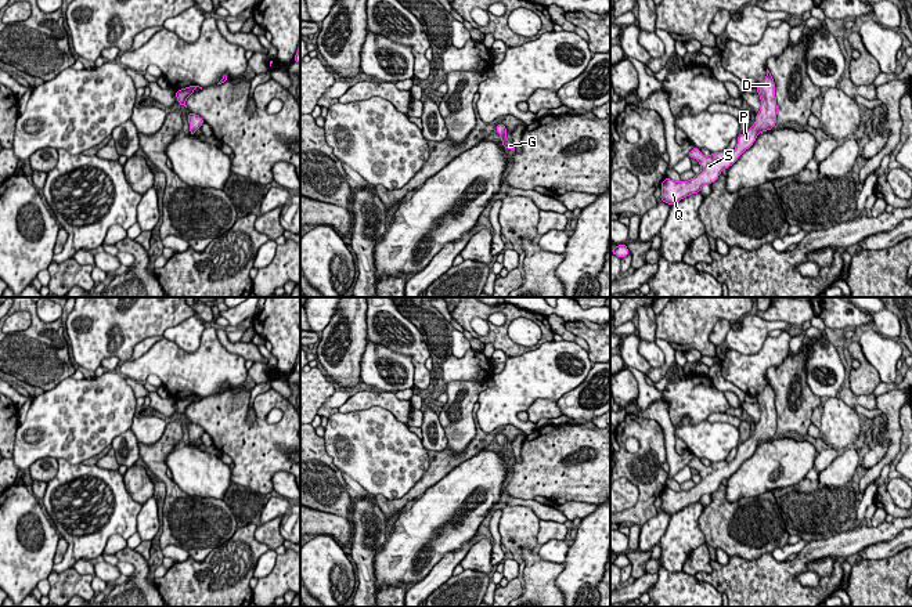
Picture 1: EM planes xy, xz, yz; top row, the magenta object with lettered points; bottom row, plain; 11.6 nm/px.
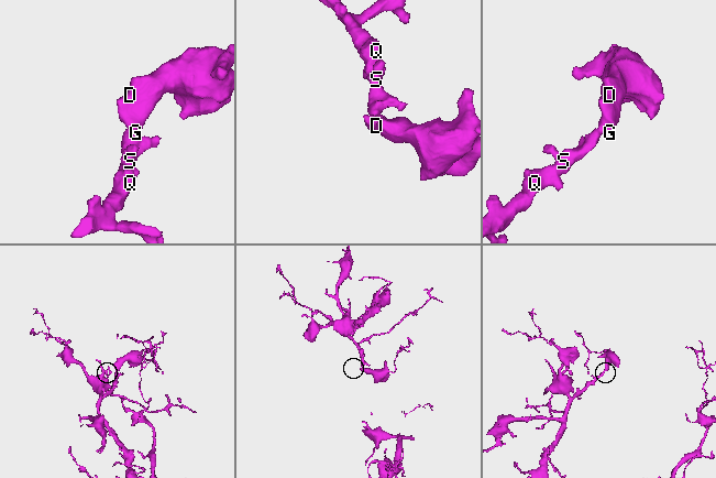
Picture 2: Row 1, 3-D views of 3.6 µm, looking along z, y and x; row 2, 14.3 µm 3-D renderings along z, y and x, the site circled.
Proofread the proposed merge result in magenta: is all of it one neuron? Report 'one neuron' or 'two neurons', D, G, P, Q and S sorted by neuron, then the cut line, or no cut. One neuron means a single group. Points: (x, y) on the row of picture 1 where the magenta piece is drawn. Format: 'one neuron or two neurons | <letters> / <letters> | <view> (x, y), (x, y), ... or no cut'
one neuron | D G P Q S | no cut

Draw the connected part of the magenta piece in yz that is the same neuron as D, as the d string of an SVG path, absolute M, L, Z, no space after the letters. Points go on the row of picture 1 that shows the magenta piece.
M768 69L765 79L757 86L757 94L760 95L761 105L756 115L754 126L738 136L736 148L733 151L713 152L710 156L704 156L696 147L692 148L688 156L696 159L702 170L689 181L674 181L666 177L660 185L662 196L659 200L673 206L691 194L699 194L703 185L715 183L721 171L731 167L754 144L760 133L774 129L778 104L775 82Z

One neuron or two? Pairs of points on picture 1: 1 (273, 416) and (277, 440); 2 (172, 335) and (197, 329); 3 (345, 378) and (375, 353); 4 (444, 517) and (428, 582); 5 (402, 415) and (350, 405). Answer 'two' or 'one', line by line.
1: two
2: one
3: two
4: one
5: one

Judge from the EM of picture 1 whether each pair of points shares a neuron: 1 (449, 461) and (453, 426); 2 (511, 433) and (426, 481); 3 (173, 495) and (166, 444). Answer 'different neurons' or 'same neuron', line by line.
1: different neurons
2: same neuron
3: same neuron

